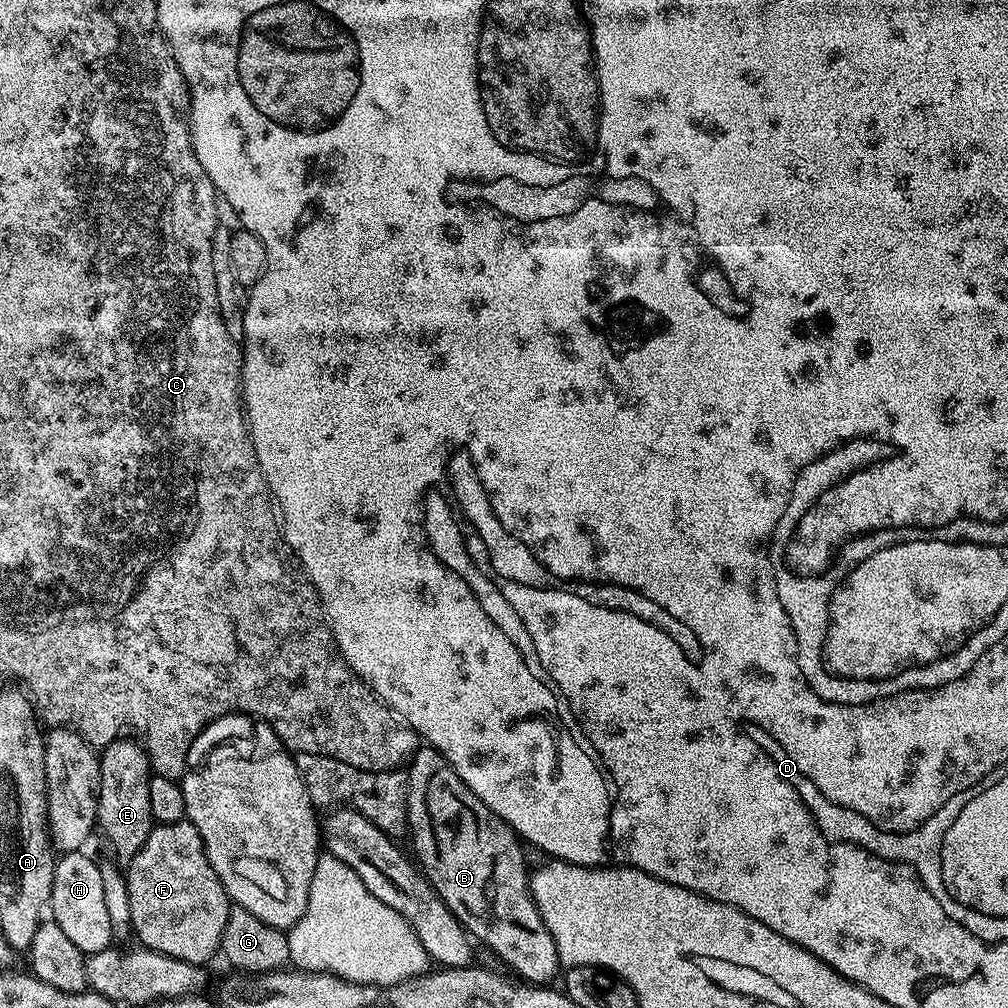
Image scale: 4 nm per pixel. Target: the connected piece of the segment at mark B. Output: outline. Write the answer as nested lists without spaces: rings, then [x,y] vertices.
[[[417,748],[407,768],[413,772],[411,805],[428,815],[436,843],[436,852],[424,852],[418,859],[433,890],[460,920],[469,937],[476,942],[481,940],[506,967],[517,972],[521,981],[544,986],[555,976],[557,979],[562,968],[560,955],[532,897],[530,871],[523,861],[524,844],[520,837],[458,778],[437,748]]]

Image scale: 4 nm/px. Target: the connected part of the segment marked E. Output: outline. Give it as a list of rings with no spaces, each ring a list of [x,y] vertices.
[[[124,739],[110,741],[99,753],[100,790],[96,794],[96,823],[99,831],[104,831],[113,854],[117,856],[115,859],[127,866],[134,854],[142,850],[154,827],[150,814],[150,777],[154,773],[148,766],[148,753],[144,751],[143,743]]]

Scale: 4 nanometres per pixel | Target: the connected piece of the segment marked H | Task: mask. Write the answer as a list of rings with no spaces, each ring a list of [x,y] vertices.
[[[83,851],[63,853],[56,861],[50,916],[66,933],[66,938],[78,946],[78,950],[91,954],[113,947],[114,937],[110,930],[110,917],[106,911],[106,901],[102,890],[100,864],[84,856]]]

